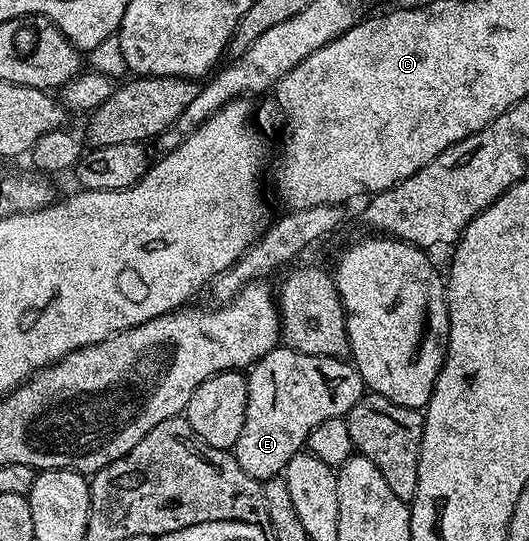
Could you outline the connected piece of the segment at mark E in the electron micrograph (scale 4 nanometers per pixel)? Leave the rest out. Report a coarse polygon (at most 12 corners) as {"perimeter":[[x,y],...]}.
{"perimeter":[[275,346],[246,374],[232,456],[279,477],[361,400],[341,358]]}

